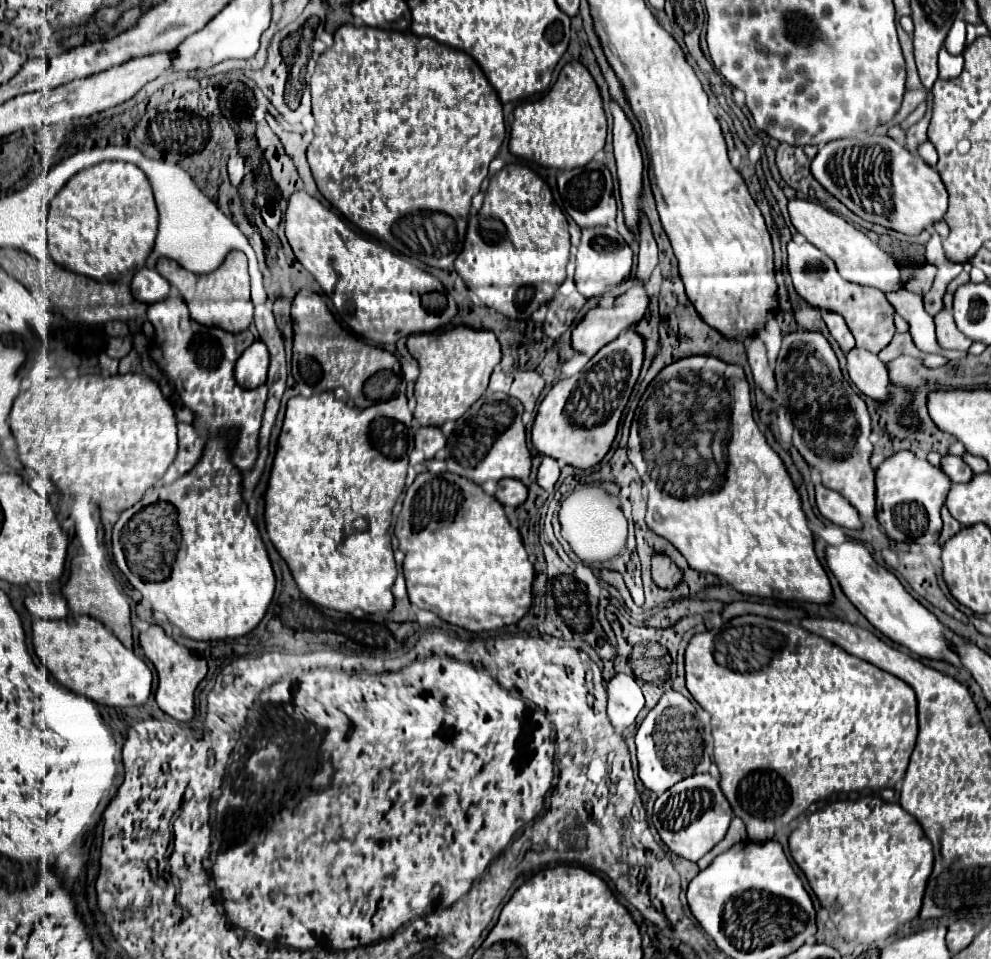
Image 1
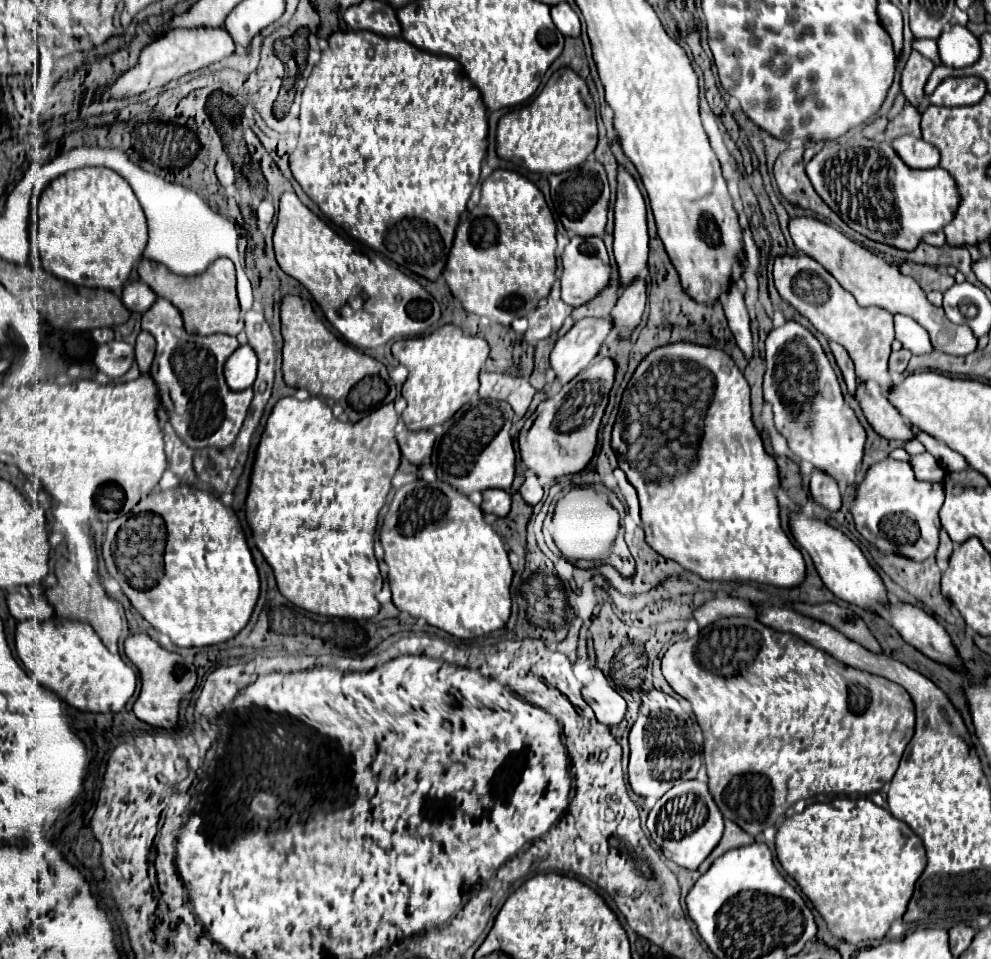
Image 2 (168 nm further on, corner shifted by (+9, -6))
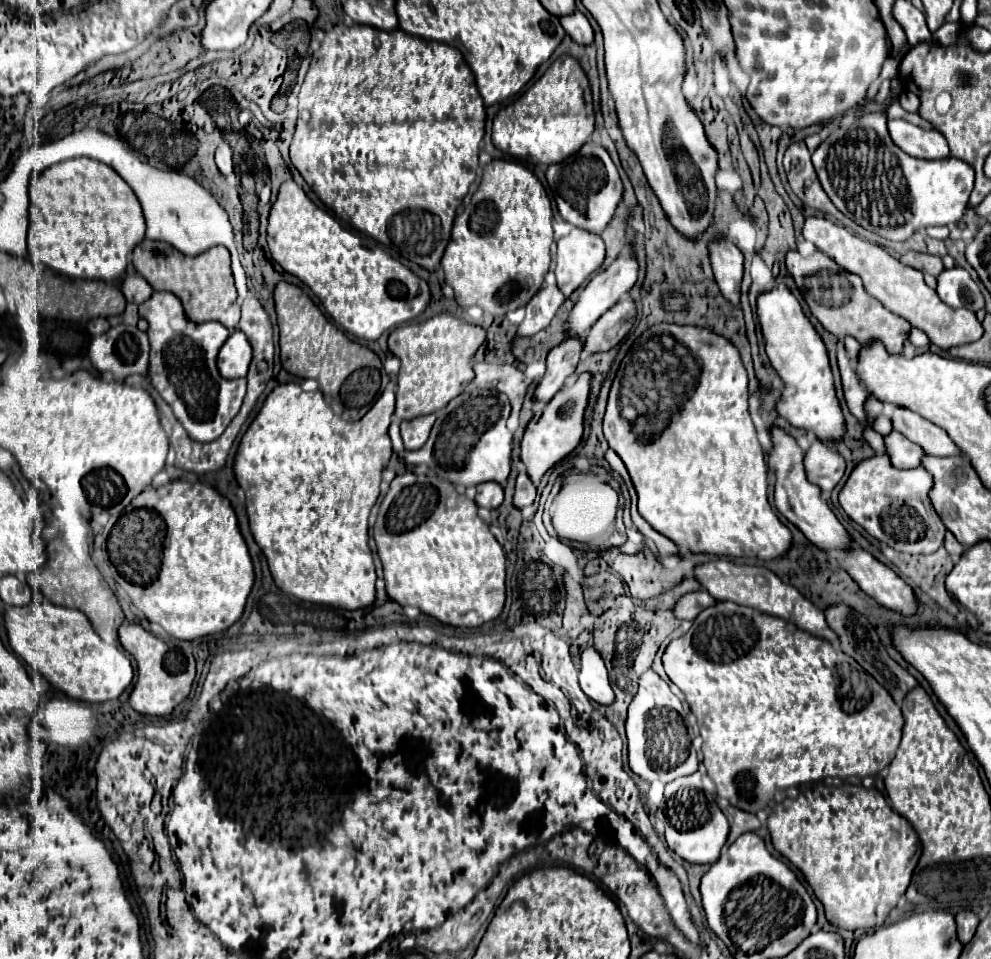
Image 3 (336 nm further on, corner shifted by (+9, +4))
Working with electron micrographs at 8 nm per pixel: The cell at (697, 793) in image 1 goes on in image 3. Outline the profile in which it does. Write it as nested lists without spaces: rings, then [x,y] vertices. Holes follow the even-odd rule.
[[[700,772],[692,776],[676,778],[666,786],[666,802],[658,808],[656,816],[664,822],[668,846],[686,862],[692,864],[714,864],[720,858],[720,850],[726,844],[730,826],[724,812],[718,808],[716,800],[704,792]]]

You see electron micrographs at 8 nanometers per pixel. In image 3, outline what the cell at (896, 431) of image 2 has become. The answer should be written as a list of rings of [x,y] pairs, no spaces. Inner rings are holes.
[[[900,408],[900,416],[892,416],[892,426],[894,430],[900,430],[900,434],[904,434],[908,440],[918,444],[928,456],[948,458],[962,454],[962,450],[950,440],[944,430],[920,418],[918,414],[912,414],[910,410]]]

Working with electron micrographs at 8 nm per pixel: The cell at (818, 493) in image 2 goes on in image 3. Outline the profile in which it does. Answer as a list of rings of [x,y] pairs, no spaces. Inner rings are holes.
[[[814,438],[804,454],[804,466],[808,480],[820,486],[824,492],[832,492],[846,470],[846,462],[838,452],[832,452],[822,440]]]

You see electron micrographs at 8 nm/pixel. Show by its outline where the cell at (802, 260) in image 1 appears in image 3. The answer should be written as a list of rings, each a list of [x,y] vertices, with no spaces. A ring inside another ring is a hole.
[[[792,250],[786,254],[786,266],[794,282],[798,284],[804,300],[808,302],[812,314],[822,322],[822,326],[828,332],[836,334],[838,338],[854,336],[860,344],[866,344],[876,338],[891,354],[902,352],[902,346],[908,340],[912,326],[908,324],[908,320],[892,314],[890,310],[884,308],[880,300],[870,296],[856,274],[850,274],[848,270],[840,268],[822,252],[816,252],[814,256],[806,258],[806,256],[800,256],[796,250]]]

